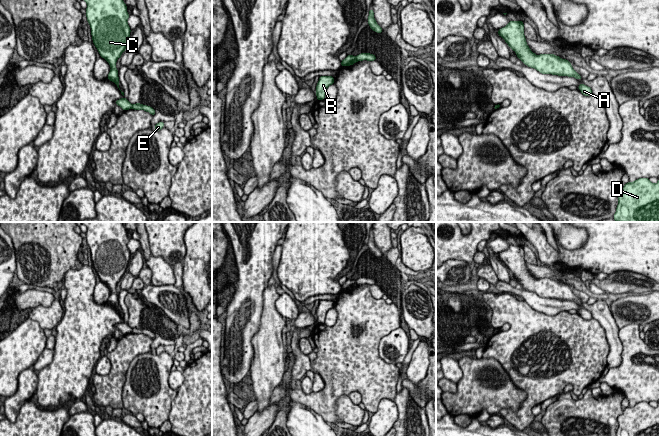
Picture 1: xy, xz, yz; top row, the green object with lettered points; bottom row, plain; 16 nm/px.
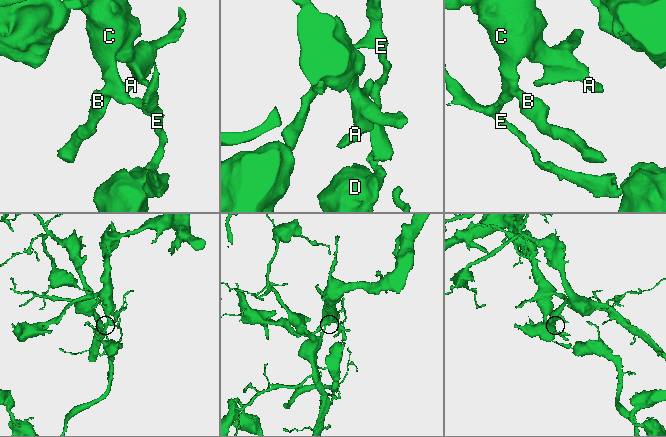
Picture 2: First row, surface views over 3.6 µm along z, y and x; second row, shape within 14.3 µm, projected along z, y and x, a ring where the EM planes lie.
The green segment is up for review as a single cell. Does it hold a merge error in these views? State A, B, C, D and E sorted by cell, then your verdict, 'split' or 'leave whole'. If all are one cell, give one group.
groups A B C / D E; split

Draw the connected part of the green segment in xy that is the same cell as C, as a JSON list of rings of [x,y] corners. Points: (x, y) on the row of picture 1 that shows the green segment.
[[[84,0],[87,3],[86,17],[90,24],[92,40],[100,56],[110,65],[111,70],[107,79],[114,82],[119,88],[118,70],[116,68],[117,59],[121,57],[126,49],[130,38],[131,29],[127,23],[129,14],[127,5],[123,0]]]

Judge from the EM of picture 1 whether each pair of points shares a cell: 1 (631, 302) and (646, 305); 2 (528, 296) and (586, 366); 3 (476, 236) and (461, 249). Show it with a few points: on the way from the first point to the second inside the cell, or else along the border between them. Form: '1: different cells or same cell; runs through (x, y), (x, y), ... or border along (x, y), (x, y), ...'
1: same cell; runs through (635, 305), (642, 305)
2: different cells; border along (524, 300), (534, 309), (549, 315), (564, 311)
3: same cell; runs through (472, 239), (465, 246)

